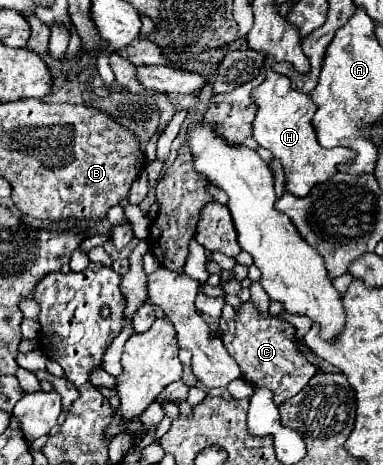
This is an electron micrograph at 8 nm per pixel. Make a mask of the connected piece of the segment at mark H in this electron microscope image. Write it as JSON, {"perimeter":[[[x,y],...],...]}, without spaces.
{"perimeter":[[[266,56],[266,78],[254,90],[256,118],[254,118],[254,138],[262,148],[268,148],[272,156],[276,156],[286,172],[286,188],[296,196],[306,196],[310,188],[318,182],[332,178],[338,164],[352,160],[354,150],[350,148],[322,148],[316,140],[316,128],[312,124],[312,116],[316,112],[316,104],[310,94],[298,92],[290,86],[290,80],[272,70],[276,60]]]}

